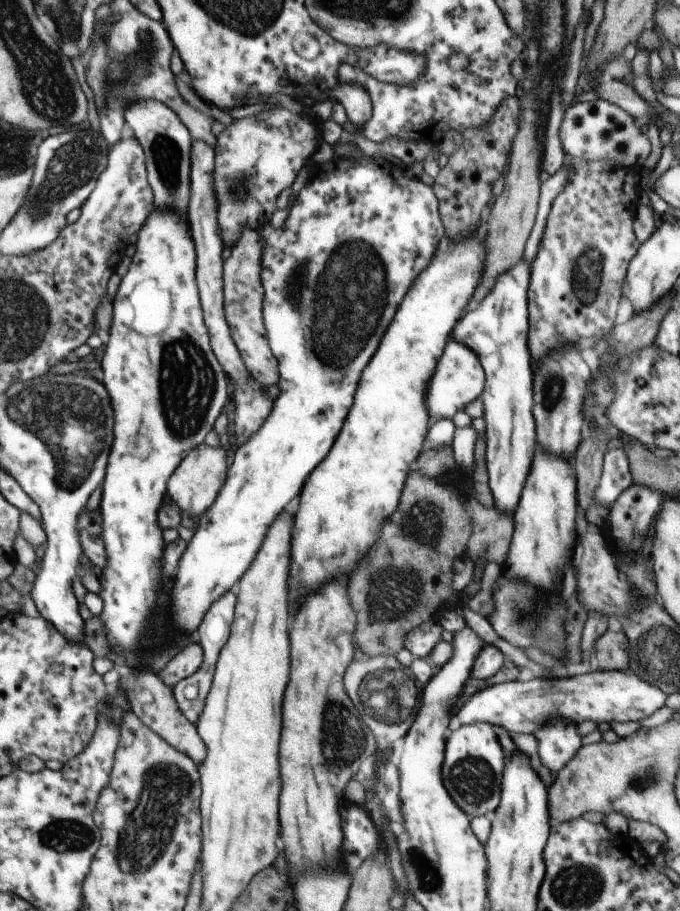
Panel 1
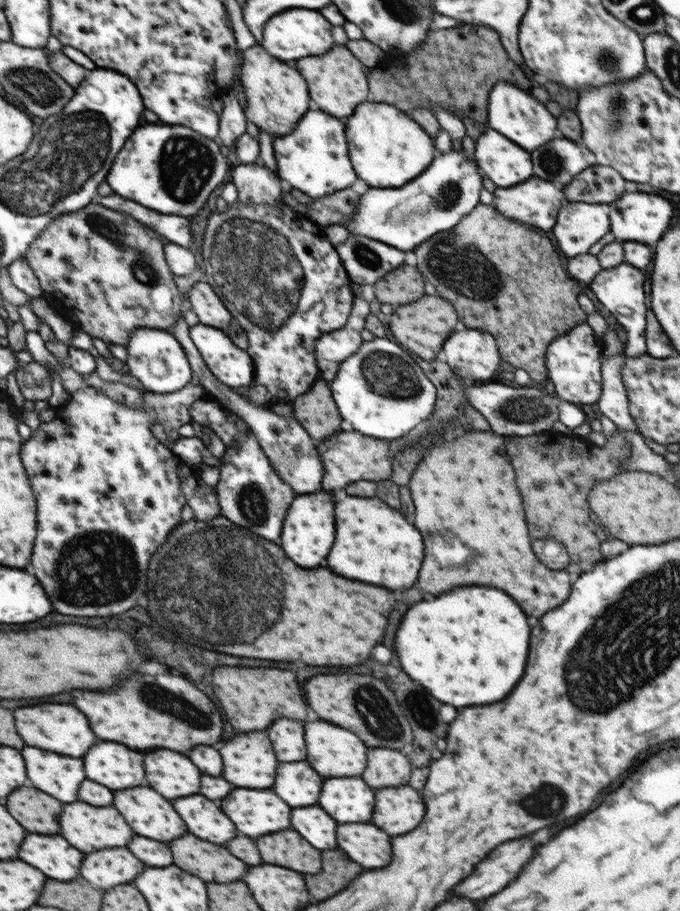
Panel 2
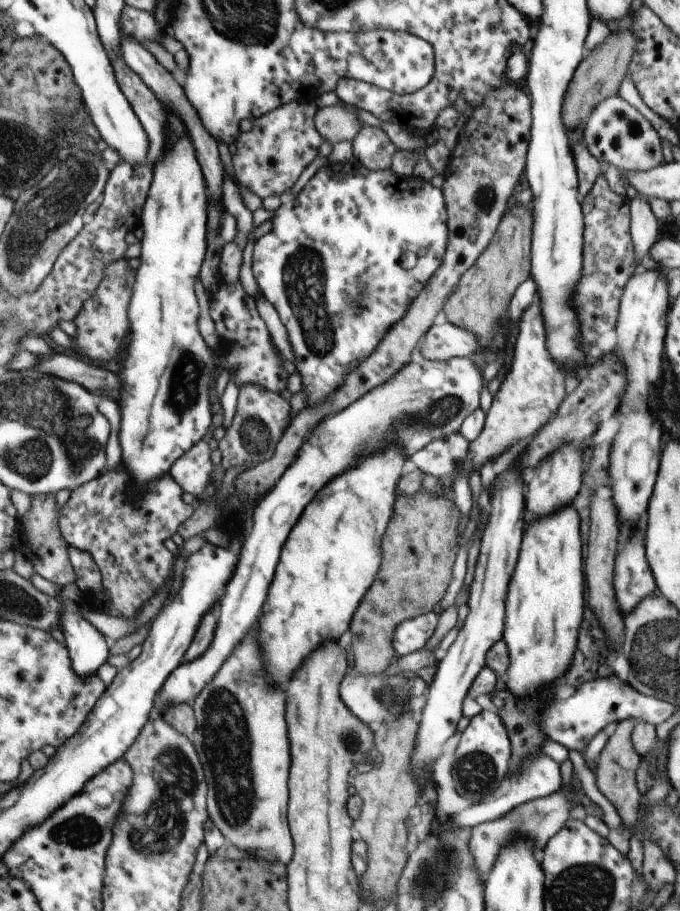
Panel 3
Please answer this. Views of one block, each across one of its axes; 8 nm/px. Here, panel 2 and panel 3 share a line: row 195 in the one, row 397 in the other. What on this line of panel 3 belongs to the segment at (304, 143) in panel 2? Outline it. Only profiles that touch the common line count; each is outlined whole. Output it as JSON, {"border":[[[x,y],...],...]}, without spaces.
{"border":[[[352,158],[344,162],[330,162],[320,168],[295,198],[283,198],[281,208],[273,212],[271,220],[274,223],[273,230],[255,242],[252,273],[258,283],[261,296],[272,304],[282,324],[286,327],[292,354],[294,354],[295,372],[300,374],[302,390],[308,395],[307,406],[322,405],[332,393],[340,390],[348,374],[356,371],[356,368],[374,353],[384,336],[406,315],[412,302],[427,286],[428,280],[442,264],[448,247],[449,234],[443,193],[430,181],[414,176],[400,178],[390,169],[370,171],[358,160]]]}

